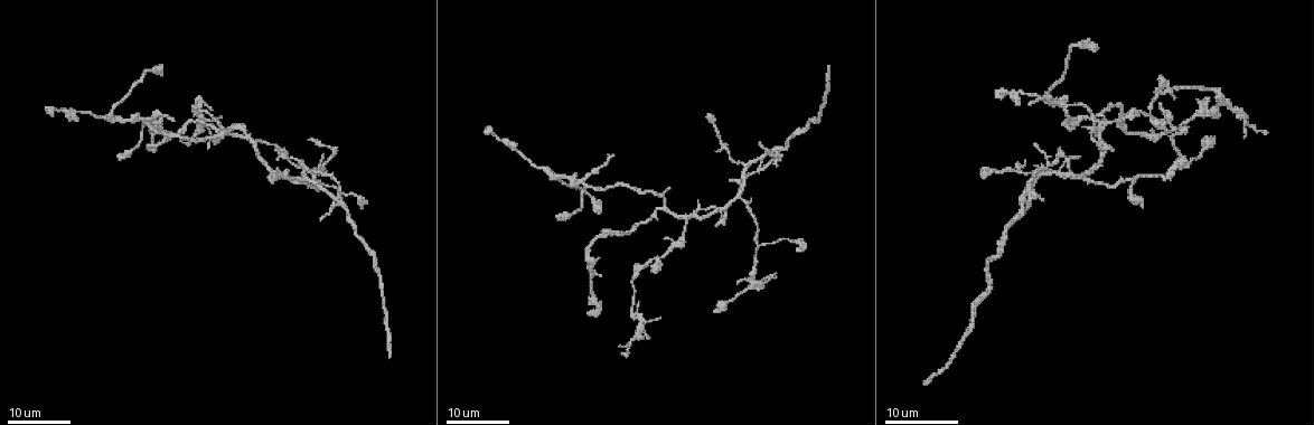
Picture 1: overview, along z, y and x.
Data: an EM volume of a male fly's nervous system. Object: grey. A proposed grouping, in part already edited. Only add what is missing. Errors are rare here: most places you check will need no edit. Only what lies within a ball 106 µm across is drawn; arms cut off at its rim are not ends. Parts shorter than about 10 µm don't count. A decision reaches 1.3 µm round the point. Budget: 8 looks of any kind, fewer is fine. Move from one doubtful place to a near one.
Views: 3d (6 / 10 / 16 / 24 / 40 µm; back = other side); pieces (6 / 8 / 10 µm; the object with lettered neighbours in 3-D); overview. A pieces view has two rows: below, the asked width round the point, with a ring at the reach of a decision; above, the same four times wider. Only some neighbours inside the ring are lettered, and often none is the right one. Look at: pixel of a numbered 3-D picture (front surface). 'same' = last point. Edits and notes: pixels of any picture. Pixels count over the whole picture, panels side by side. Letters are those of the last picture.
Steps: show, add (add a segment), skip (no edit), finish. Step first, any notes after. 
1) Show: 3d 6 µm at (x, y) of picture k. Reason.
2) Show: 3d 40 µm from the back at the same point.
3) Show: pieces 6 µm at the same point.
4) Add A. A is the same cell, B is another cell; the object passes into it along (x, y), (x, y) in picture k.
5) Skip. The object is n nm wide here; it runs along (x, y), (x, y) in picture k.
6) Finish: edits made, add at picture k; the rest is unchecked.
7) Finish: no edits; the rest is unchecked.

Show: 3d 16 µm at (738, 280) of picture 1. An open end.

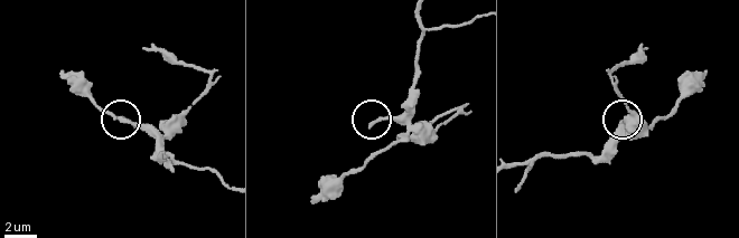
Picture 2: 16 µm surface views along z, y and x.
Show: pieces 6 µm at (119, 120) of picture 2.

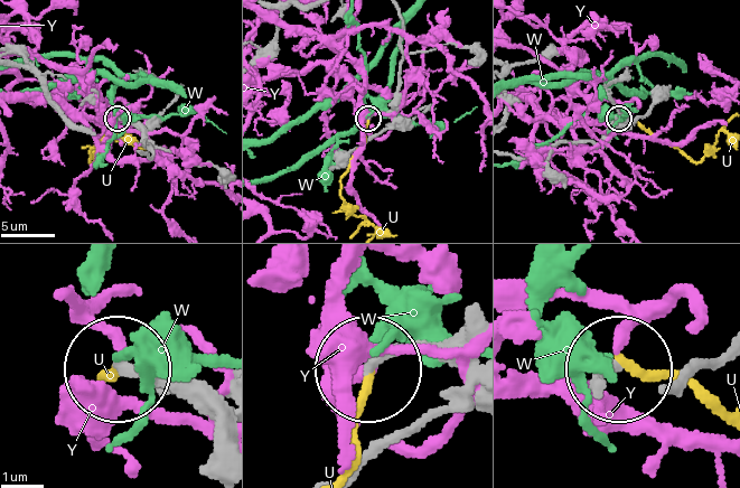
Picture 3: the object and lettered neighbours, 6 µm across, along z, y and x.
Skip. U, W and Y are other cells; it runs along (224, 437), (170, 391), (120, 373) in picture 3; none of them fits.

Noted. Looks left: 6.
Show: 3d 24 µm at (320, 218) of picture 1. Thin end.

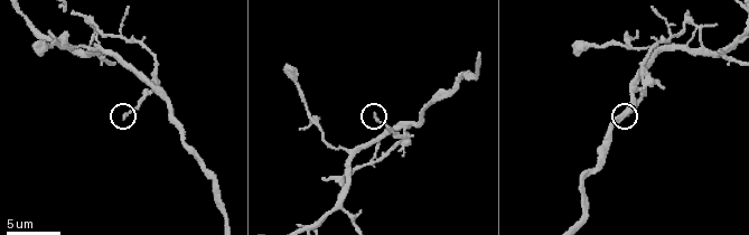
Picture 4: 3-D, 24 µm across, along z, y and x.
Show: pieces 8 µm at (122, 120) of picture 4. See the neighbours.

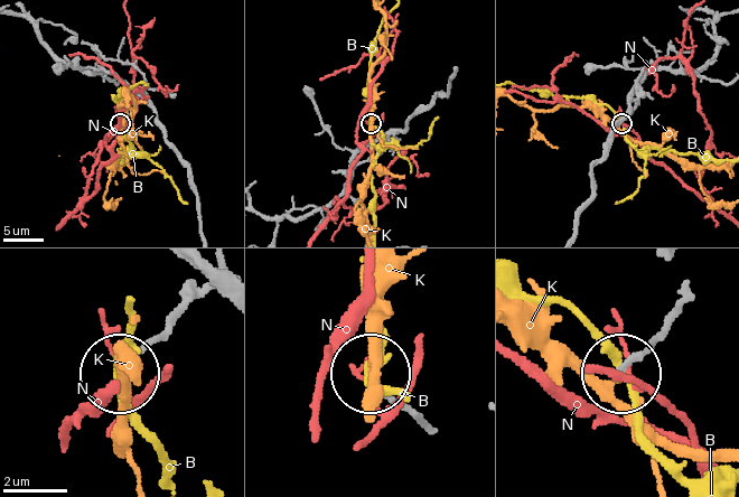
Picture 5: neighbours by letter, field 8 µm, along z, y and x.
Skip. B, K and N are other cells; no lettered segment goes on from it.

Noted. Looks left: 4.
Show: pieces 6 µm at (325, 179) of picture 4. An open end.

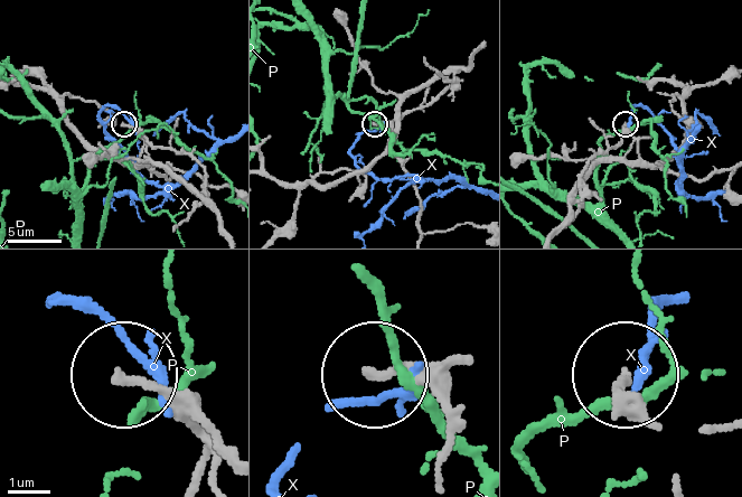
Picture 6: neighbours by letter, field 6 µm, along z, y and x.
Skip. P and X are other cells; it runs along (648, 423), (626, 373) in picture 6; none of them fits.

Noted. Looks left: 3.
Show: 3d 16 µm at (1167, 128) of picture 1. An open end.

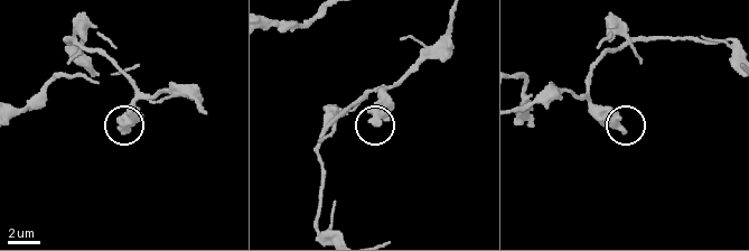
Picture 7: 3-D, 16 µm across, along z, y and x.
Show: pieces 6 µm at (125, 130) of picture 7. See the neighbours.

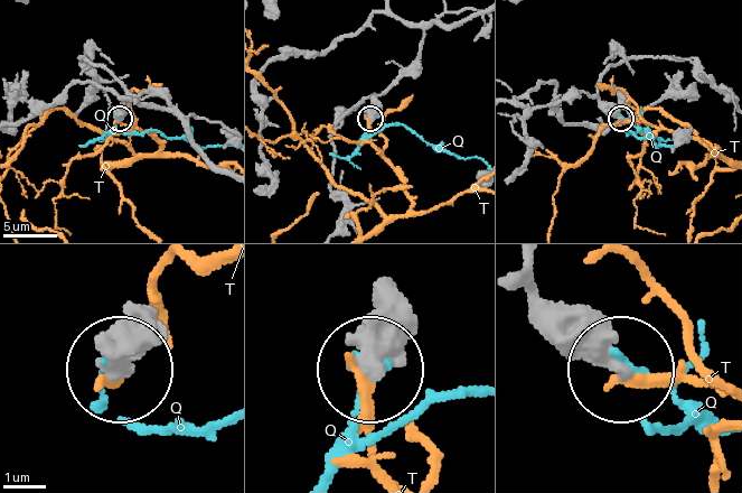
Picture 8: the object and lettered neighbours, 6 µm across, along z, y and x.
Skip. The object is 430 nm wide here; Q and T are other cells; none of them fits.

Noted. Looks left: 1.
Finish: no edits; the rest is unchecked.

